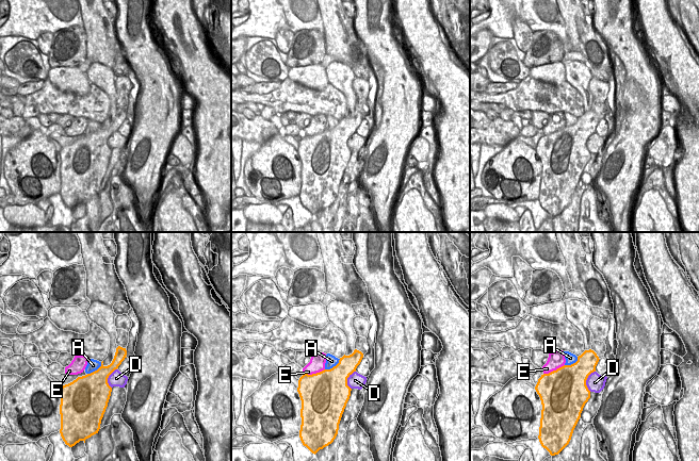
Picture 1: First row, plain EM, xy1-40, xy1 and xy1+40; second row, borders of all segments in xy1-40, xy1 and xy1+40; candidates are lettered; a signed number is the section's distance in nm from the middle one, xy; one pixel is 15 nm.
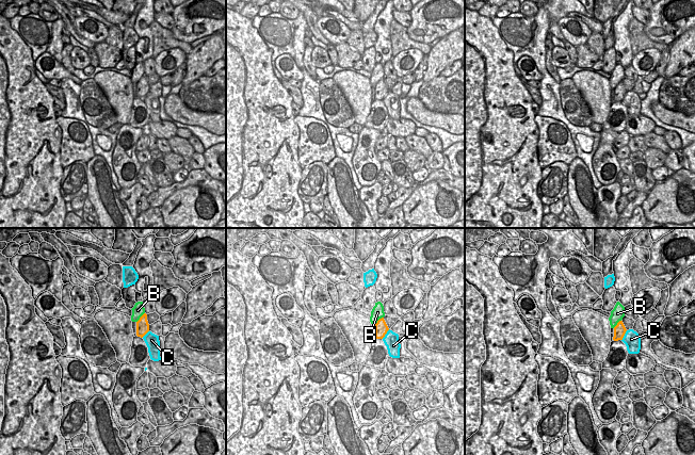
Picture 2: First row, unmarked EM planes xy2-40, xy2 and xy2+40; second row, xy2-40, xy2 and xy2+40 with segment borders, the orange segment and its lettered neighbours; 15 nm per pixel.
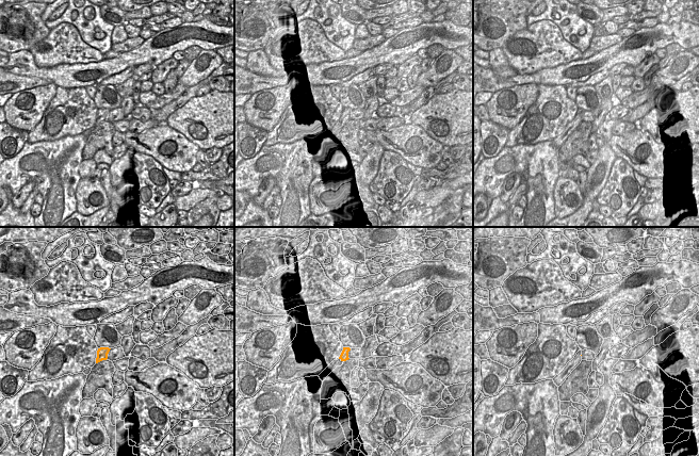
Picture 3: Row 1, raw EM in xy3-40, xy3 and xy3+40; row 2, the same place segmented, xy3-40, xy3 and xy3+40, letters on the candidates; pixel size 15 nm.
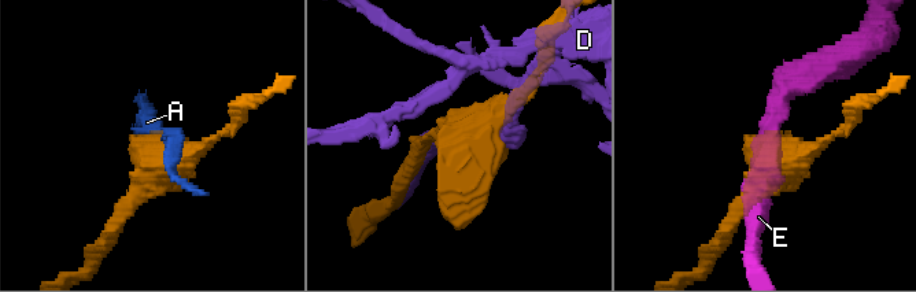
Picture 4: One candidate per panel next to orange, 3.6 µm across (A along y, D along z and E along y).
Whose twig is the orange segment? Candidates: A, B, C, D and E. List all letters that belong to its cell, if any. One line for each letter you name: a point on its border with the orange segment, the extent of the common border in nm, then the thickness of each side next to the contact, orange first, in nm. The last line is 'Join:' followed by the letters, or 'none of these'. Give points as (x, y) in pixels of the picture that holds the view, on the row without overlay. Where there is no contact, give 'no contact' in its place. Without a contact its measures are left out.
Join: none of these

